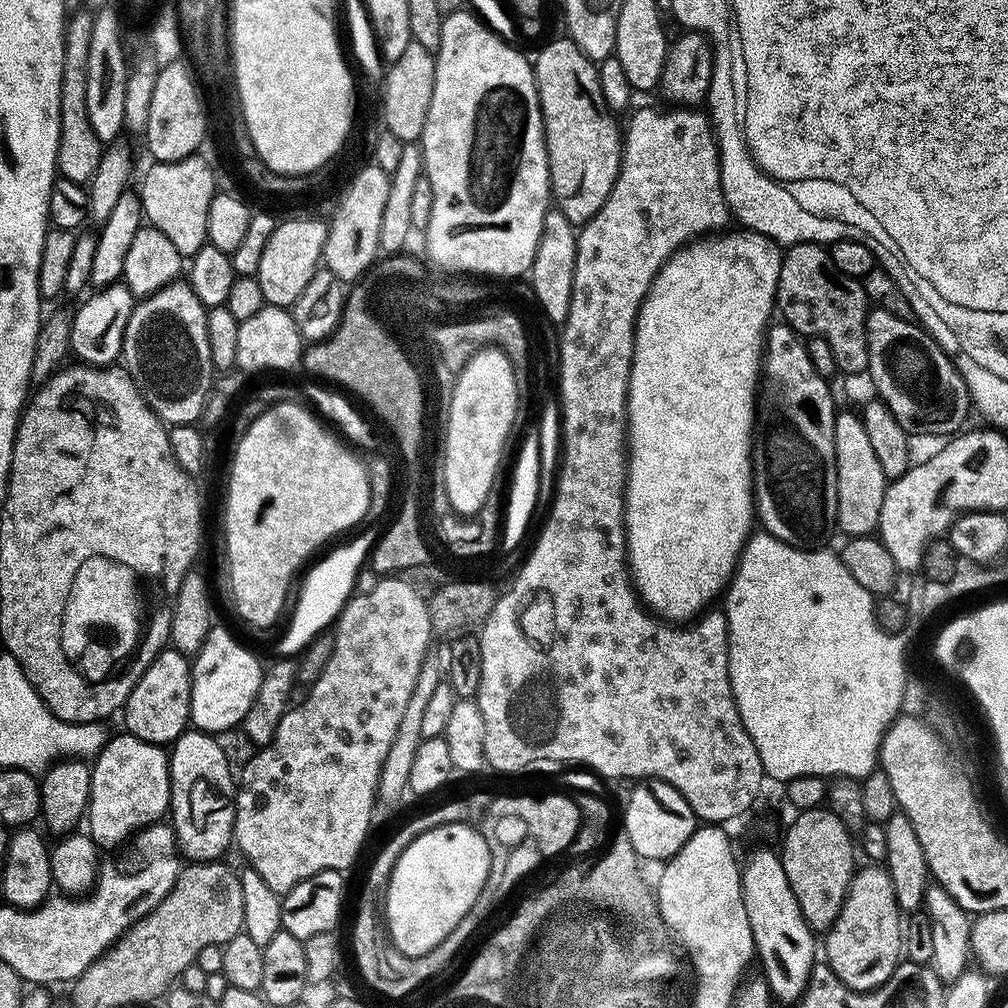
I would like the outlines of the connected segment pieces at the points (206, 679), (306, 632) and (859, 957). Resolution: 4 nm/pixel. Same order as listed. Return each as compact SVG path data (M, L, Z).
M213 627L202 650L191 661L192 719L199 731L221 734L227 728L243 725L244 715L250 710L258 694L262 663L244 644L239 644L226 629Z
M356 536L349 544L334 549L325 560L318 561L312 569L307 569L308 577L300 588L300 597L297 598L296 609L292 612L292 625L285 630L284 637L276 644L280 654L303 653L308 645L339 617L340 609L353 595L352 587L356 584L356 575L359 574L360 567L363 564L365 566L373 547L373 537Z
M861 867L853 875L842 910L822 940L823 959L845 986L859 994L886 983L902 960L902 913L894 894L894 882L887 867L868 867Z

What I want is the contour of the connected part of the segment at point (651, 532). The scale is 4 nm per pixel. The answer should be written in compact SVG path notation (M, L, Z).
M732 231L709 234L694 240L669 258L654 278L636 316L632 369L628 372L628 482L624 486L624 538L628 545L628 571L637 597L645 608L668 622L691 622L697 619L711 605L708 603L727 589L732 573L740 562L744 544L754 531L752 445L754 429L758 424L758 385L762 380L764 342L773 319L772 312L774 316L776 308L782 248L776 241L766 238L766 234Z

